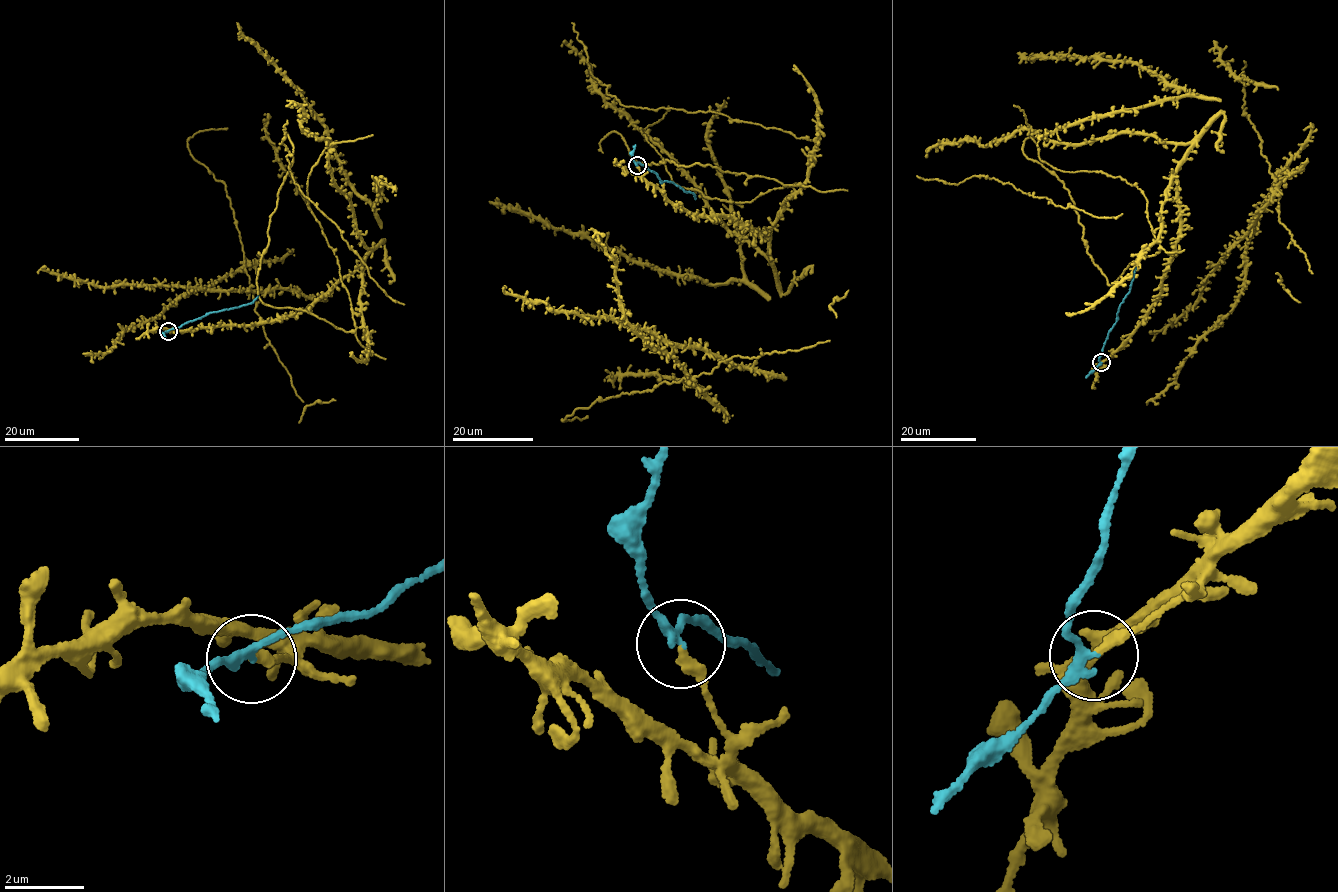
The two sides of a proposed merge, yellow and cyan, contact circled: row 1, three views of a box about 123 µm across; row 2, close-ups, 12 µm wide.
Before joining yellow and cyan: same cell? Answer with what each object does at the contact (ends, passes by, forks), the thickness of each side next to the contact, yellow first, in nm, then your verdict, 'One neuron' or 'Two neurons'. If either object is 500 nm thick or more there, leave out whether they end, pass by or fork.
At the ring yellow ends. At the ring cyan passes by. Thickness 240 nm (yellow) against 200 nm. Two neurons

